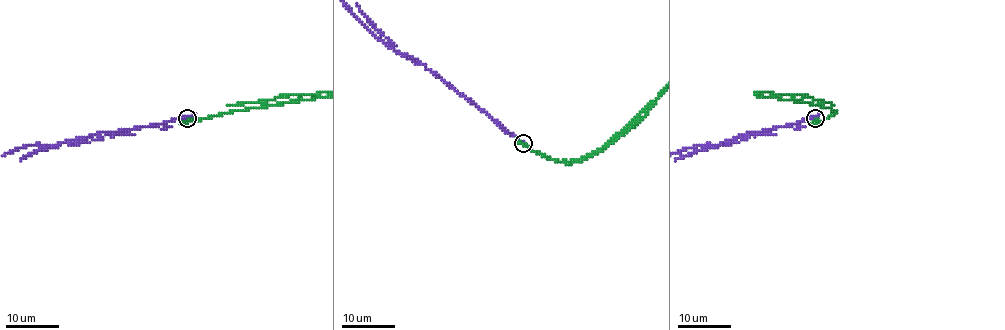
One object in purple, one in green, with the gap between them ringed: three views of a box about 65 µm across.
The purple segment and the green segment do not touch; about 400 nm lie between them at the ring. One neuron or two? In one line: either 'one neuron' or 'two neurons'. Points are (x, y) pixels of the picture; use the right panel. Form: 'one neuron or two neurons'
one neuron

